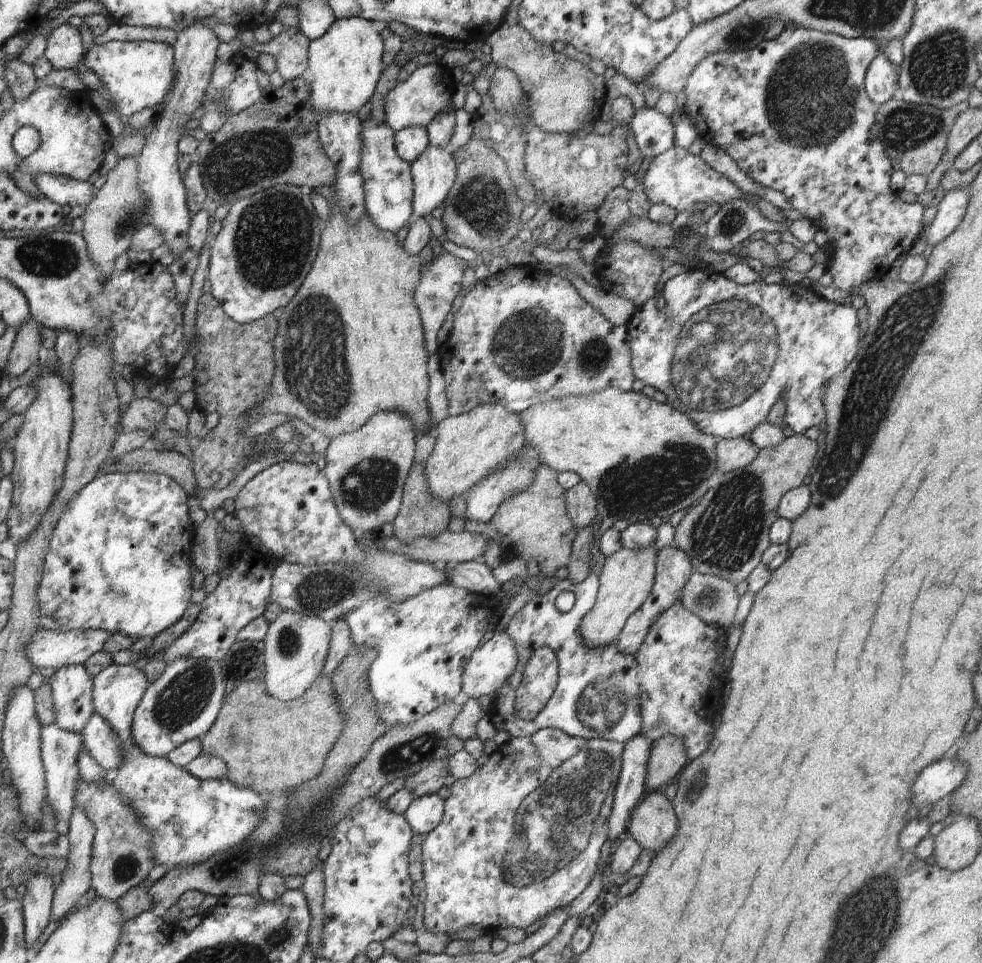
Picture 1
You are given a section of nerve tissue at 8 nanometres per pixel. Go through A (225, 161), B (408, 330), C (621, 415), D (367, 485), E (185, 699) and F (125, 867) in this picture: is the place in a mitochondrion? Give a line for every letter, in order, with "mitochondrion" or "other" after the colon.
A: mitochondrion
B: other
C: other
D: mitochondrion
E: mitochondrion
F: mitochondrion

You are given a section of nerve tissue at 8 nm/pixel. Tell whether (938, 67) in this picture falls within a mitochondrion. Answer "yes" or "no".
yes

